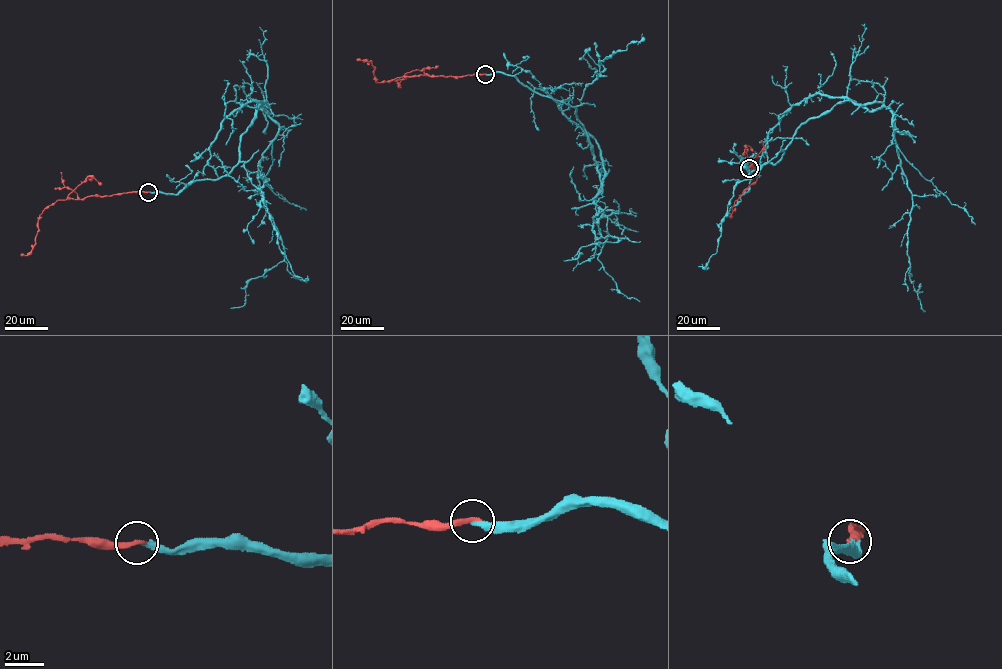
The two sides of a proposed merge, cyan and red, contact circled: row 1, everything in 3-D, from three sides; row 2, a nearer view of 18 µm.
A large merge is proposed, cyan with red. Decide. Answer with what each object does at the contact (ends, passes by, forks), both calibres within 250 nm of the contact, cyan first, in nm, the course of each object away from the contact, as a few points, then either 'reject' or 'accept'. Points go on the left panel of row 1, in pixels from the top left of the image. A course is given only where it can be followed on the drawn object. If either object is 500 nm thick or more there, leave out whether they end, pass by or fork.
cyan ends | red ends | 280/280 nm | cyan via (148, 192), (226, 176), (261, 103), (278, 125), (257, 178), (284, 260), (230, 308) | red via (148, 192), (58, 200), (39, 215), (32, 249), (26, 255), (21, 254) | reject

